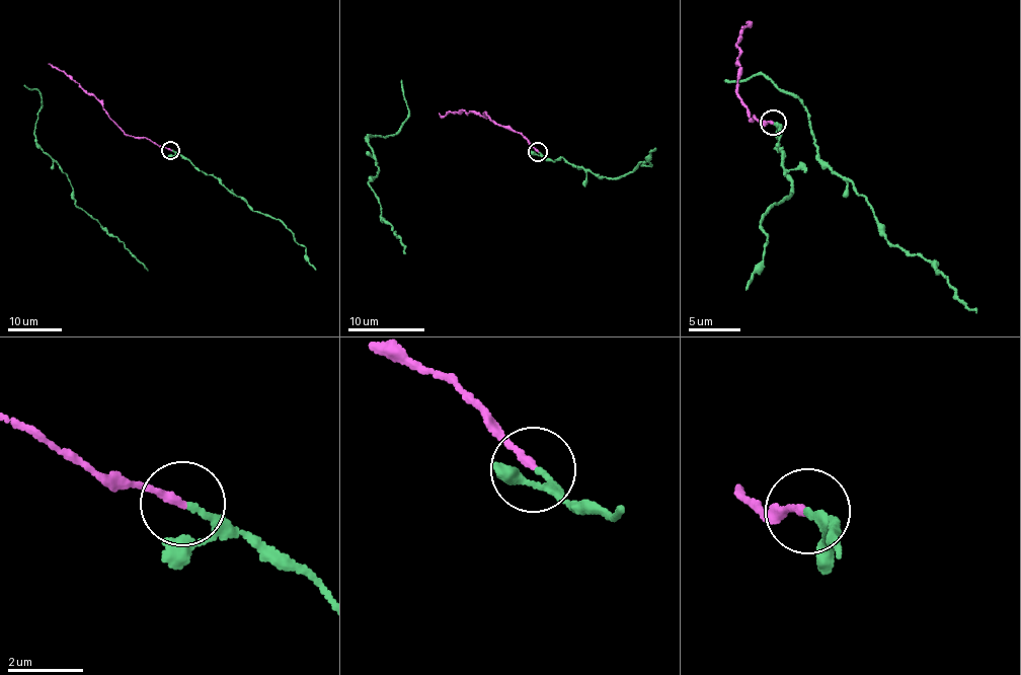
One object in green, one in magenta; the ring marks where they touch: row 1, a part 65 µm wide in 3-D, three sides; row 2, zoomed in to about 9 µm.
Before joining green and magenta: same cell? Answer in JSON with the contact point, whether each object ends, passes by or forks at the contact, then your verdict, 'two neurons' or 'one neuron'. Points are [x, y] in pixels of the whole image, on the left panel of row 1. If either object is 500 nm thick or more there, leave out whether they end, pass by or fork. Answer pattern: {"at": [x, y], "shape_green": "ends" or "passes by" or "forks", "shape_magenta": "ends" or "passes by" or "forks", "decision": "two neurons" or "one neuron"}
{"at": [170, 150], "shape_green": "ends", "shape_magenta": "ends", "decision": "one neuron"}

